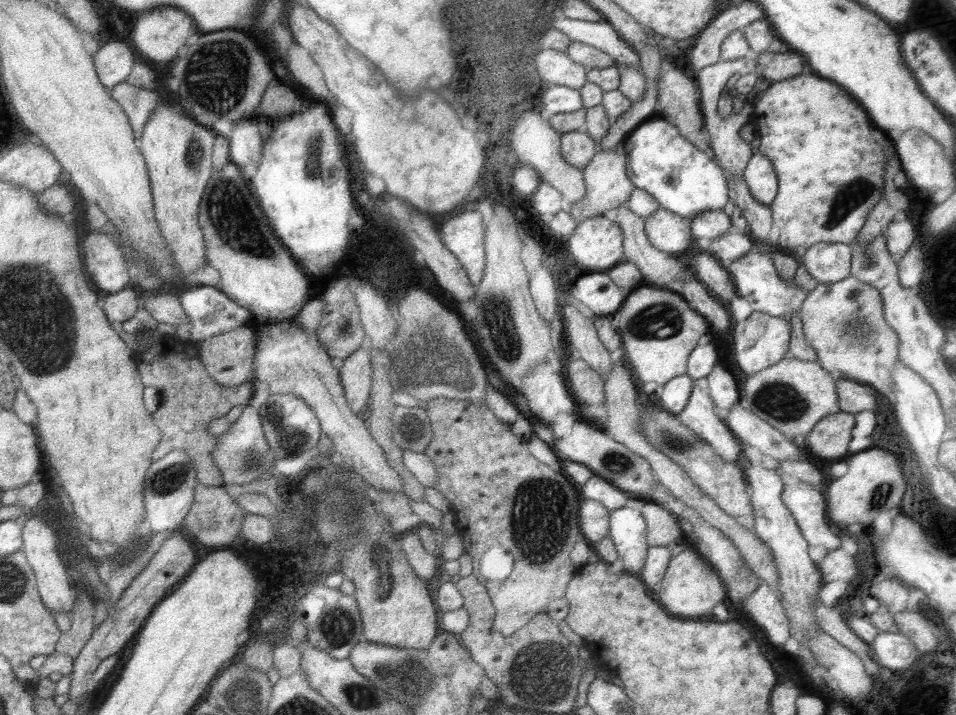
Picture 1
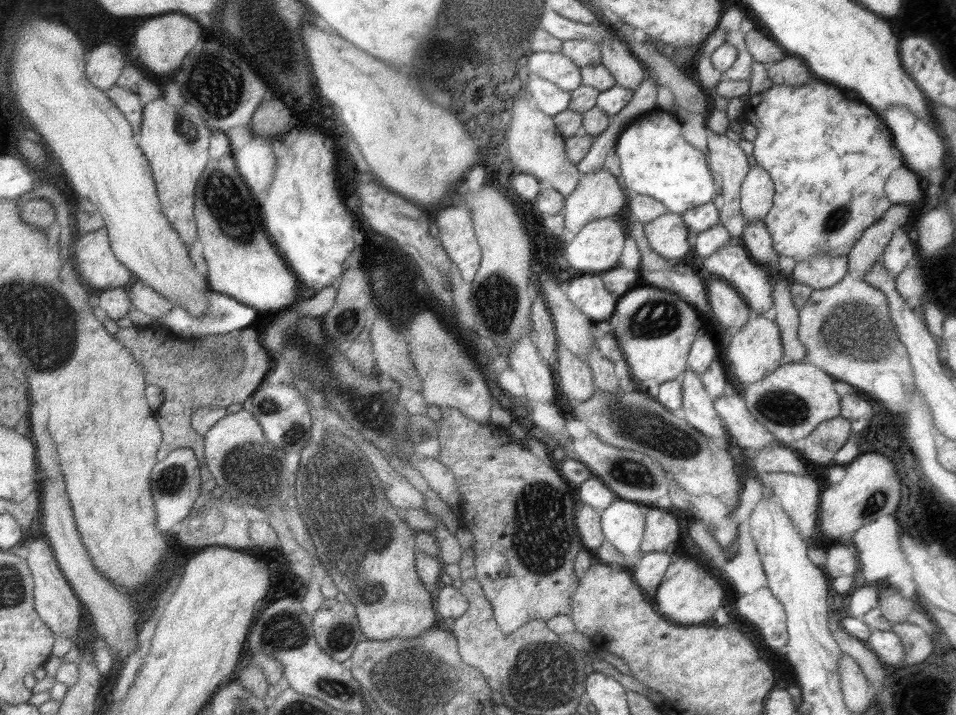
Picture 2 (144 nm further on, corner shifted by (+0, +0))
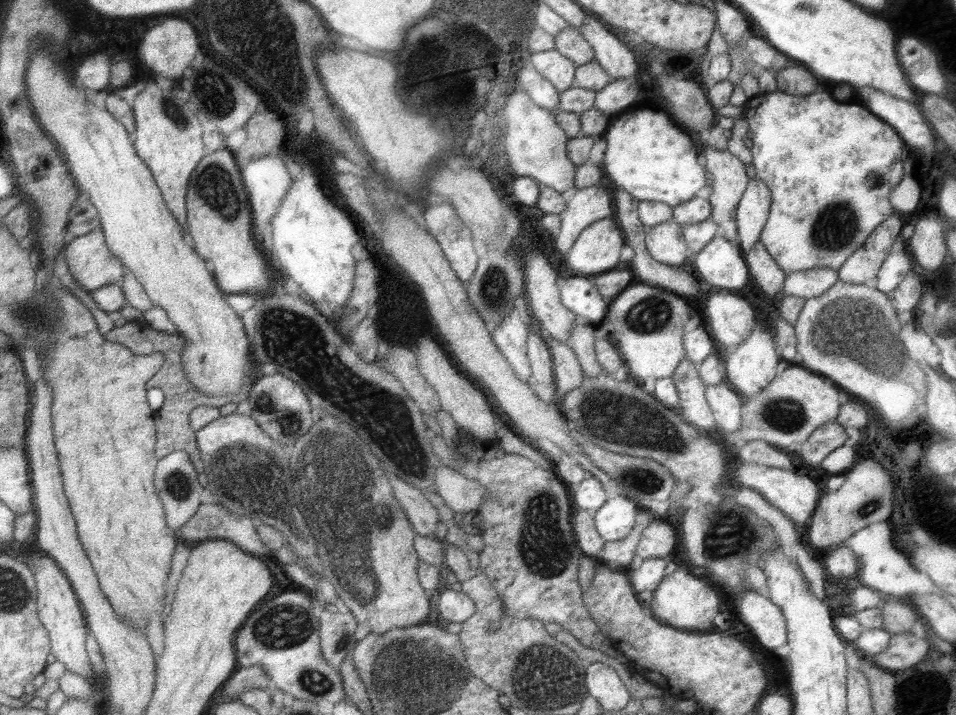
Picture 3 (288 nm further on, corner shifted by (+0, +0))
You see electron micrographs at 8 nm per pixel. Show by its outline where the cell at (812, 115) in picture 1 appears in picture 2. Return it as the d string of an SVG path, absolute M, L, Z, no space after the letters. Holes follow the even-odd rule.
M811 82L805 86L783 86L783 84L773 84L767 92L761 94L753 94L749 96L749 100L743 104L743 116L745 116L745 124L753 124L757 128L757 138L753 140L753 162L759 164L761 168L767 170L769 178L775 184L775 196L773 196L773 208L767 212L767 216L763 218L765 228L771 236L771 248L779 254L779 256L789 256L797 262L805 262L811 260L813 256L819 254L827 254L827 256L847 256L851 252L851 248L857 244L857 240L861 240L863 232L875 224L877 220L881 220L881 216L893 206L889 202L889 198L885 196L885 182L891 178L891 174L897 168L905 166L905 160L897 160L893 156L893 134L891 130L885 126L885 122L881 120L881 116L877 118L877 114L873 110L869 110L867 106L859 104L859 102L851 102L847 98L841 96L841 92L833 86L827 86L823 82Z

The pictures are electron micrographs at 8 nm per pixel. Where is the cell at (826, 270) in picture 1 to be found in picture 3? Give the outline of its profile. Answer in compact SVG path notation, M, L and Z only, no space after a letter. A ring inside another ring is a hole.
M813 268L805 272L801 270L801 272L787 274L783 284L783 294L811 300L825 294L837 282L839 282L839 274L833 268Z

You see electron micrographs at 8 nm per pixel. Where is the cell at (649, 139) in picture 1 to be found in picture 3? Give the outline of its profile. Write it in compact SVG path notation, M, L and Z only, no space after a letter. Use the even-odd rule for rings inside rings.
M629 108L609 122L607 130L603 132L607 142L605 156L601 162L605 182L623 188L633 198L661 202L673 208L673 222L679 226L703 222L711 216L709 200L697 198L697 190L705 188L705 168L697 164L699 146L691 140L689 132L677 126L671 116L653 112L649 108Z

